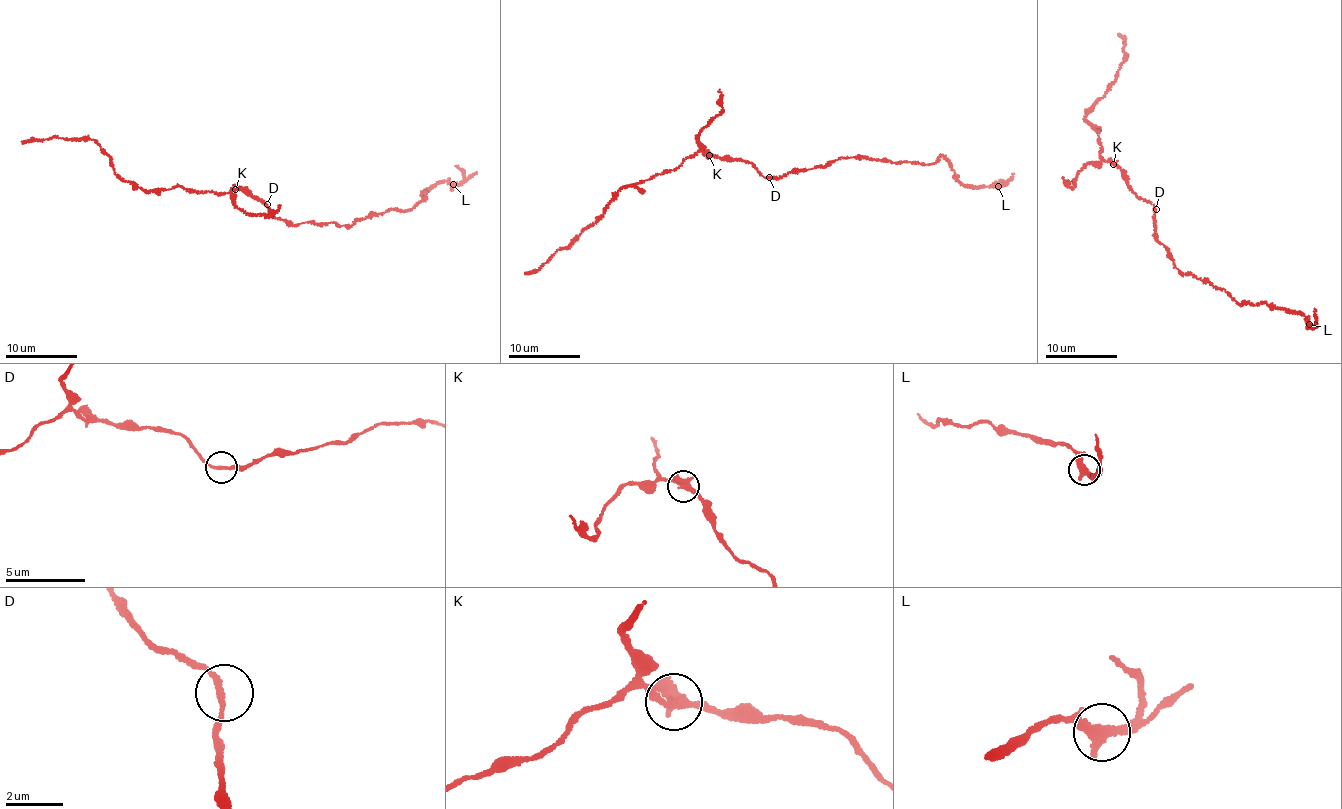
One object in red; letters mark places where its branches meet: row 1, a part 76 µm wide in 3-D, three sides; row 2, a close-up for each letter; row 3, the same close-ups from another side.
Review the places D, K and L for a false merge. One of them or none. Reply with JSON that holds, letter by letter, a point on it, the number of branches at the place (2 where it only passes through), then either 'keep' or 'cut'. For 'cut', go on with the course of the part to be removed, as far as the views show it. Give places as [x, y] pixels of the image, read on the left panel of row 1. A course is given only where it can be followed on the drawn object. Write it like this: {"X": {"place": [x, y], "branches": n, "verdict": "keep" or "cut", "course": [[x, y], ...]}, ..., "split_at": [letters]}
{"D": {"place": [267, 204], "branches": 2, "verdict": "keep"}, "K": {"place": [235, 189], "branches": 2, "verdict": "keep"}, "L": {"place": [453, 184], "branches": 2, "verdict": "keep"}, "split_at": []}

